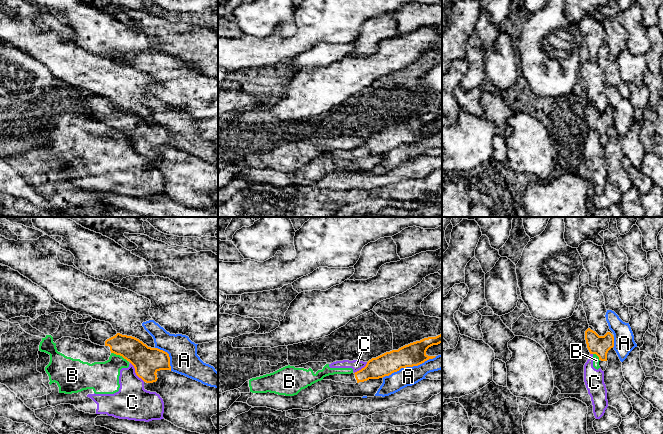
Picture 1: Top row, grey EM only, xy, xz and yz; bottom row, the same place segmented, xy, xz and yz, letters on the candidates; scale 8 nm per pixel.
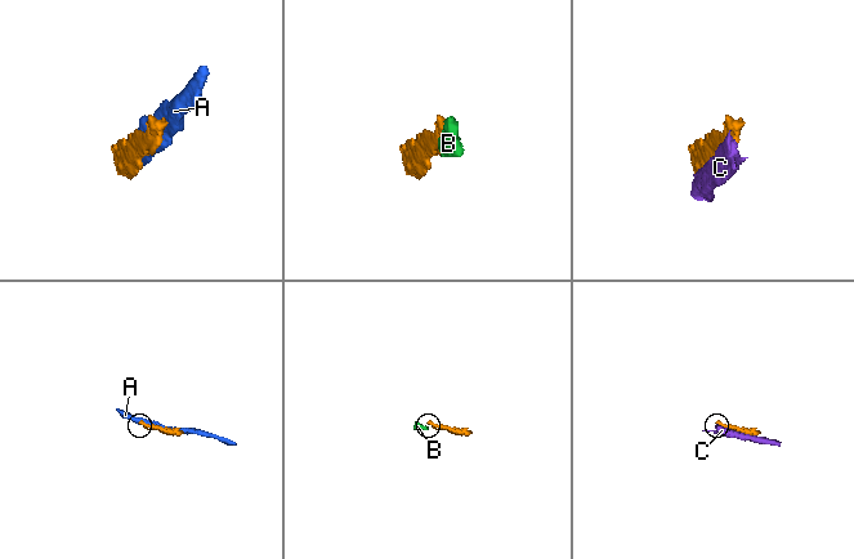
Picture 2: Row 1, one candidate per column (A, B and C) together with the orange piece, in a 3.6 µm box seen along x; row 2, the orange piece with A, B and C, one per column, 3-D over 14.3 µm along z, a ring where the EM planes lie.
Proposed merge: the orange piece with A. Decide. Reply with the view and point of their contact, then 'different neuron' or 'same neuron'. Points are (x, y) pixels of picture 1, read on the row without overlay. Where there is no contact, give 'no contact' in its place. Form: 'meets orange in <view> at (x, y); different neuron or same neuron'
meets orange in xz at (409, 142); different neuron

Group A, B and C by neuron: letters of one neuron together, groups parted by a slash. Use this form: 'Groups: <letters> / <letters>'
Groups: A / B C

